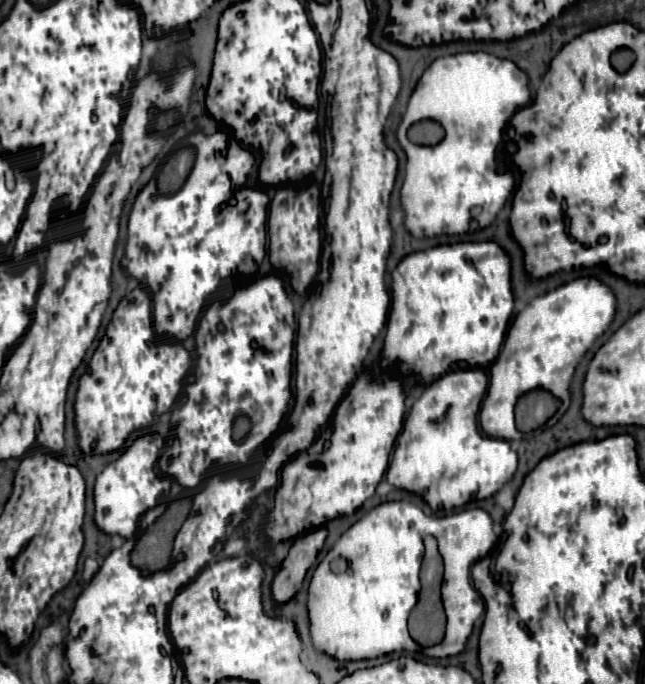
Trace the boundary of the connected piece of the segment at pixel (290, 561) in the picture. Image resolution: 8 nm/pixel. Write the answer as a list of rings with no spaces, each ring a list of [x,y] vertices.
[[[319,528],[319,530],[313,530],[309,534],[299,536],[293,542],[287,558],[283,560],[283,564],[281,564],[277,576],[273,578],[273,584],[271,584],[273,600],[277,604],[285,604],[297,594],[307,570],[315,562],[317,554],[325,542],[325,536],[327,536],[327,530]]]

